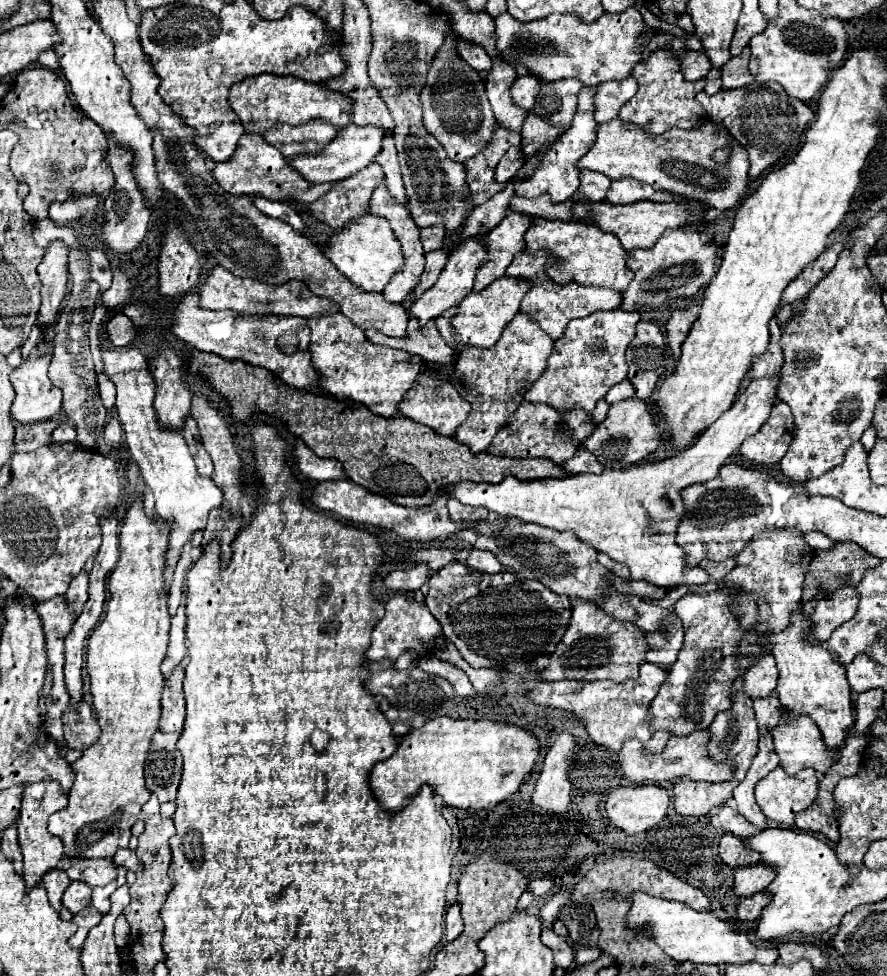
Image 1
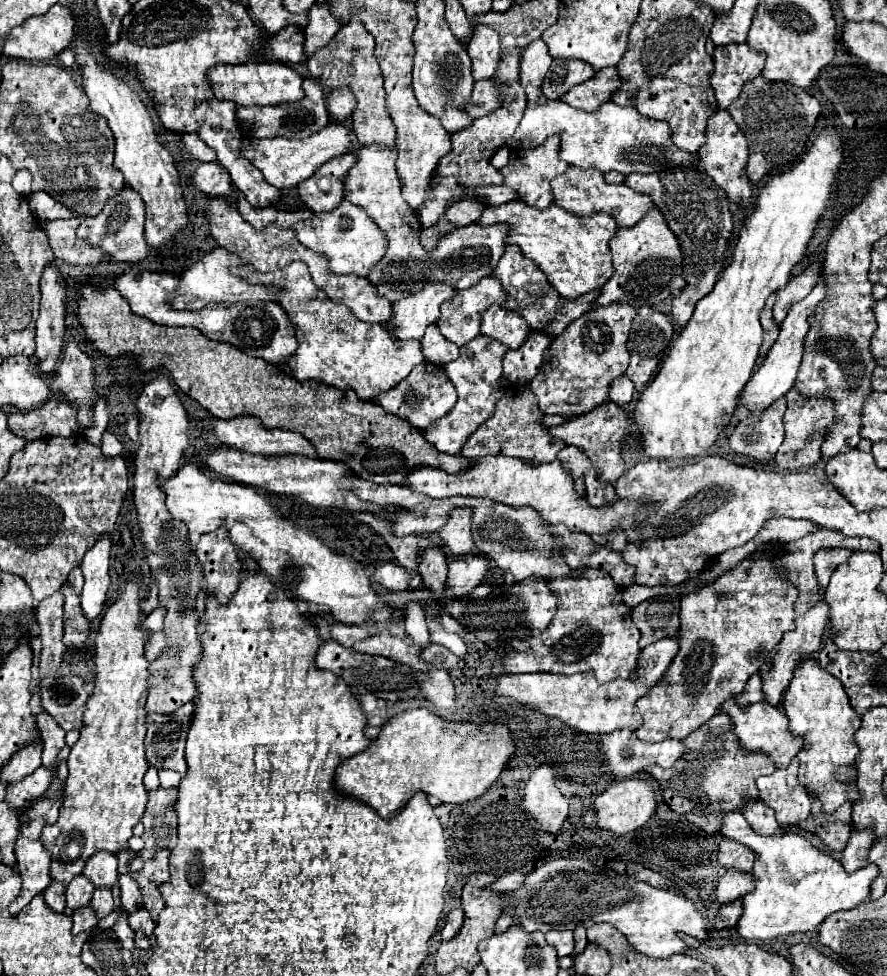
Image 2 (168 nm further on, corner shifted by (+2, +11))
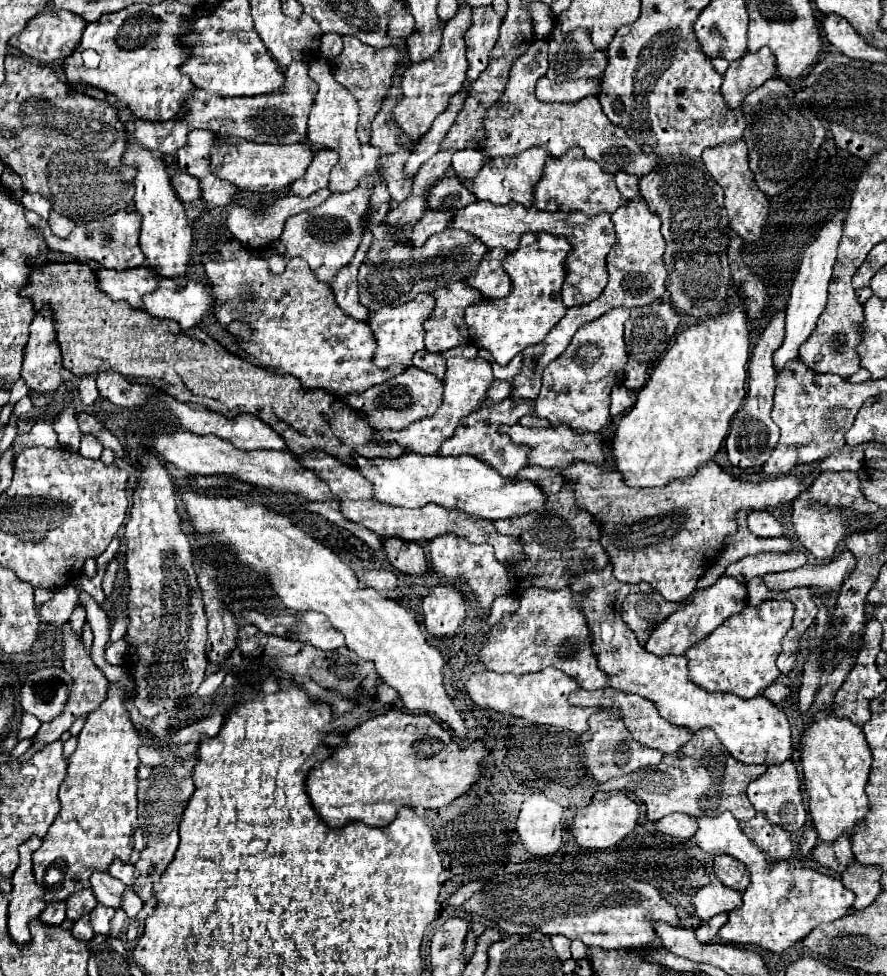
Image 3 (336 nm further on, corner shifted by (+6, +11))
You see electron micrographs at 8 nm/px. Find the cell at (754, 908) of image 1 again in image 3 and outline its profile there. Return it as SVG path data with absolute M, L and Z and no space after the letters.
M726 913L712 917L706 925L700 925L700 927L696 929L696 939L698 939L700 943L710 943L710 941L718 935L718 931L720 931L720 927L726 923L726 919L728 919Z

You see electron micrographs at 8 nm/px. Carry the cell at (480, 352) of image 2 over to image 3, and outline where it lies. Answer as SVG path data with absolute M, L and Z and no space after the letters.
M450 357L446 379L444 379L444 399L442 399L442 405L438 407L438 413L434 413L432 417L424 417L422 421L414 421L414 425L408 425L402 431L378 431L374 433L374 441L380 441L384 445L400 443L404 449L408 449L410 453L418 453L418 455L436 455L442 441L454 433L460 419L482 407L486 399L486 391L492 383L494 383L494 375L486 359Z

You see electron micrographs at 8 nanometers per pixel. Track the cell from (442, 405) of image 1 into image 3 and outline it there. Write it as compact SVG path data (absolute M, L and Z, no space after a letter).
M410 367L406 369L402 375L382 383L382 385L372 385L370 389L362 391L362 393L350 393L340 397L342 403L346 403L346 407L354 409L356 413L360 413L362 417L368 419L368 425L374 429L404 429L406 425L434 415L436 409L442 403L442 381L438 381L432 373L426 373L418 367Z

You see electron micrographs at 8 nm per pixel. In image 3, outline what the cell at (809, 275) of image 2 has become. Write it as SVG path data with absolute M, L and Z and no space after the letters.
M784 311L774 315L768 329L762 333L758 345L752 351L750 365L748 365L748 375L750 375L748 397L744 399L740 411L734 415L730 433L726 439L726 453L728 453L732 467L740 467L740 469L762 467L778 443L778 437L780 437L778 425L770 417L772 397L774 397L774 389L776 389L776 369L774 369L772 357L774 357L776 349L782 345L782 337L784 337Z

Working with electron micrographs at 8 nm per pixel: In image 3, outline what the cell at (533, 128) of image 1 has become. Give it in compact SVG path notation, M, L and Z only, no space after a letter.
M534 41L530 49L518 57L510 69L510 79L498 103L486 111L484 117L484 151L490 157L496 155L514 155L530 147L546 147L552 157L560 157L570 147L582 147L586 157L596 161L604 171L618 173L626 171L630 175L646 175L654 169L658 157L644 155L640 147L626 135L622 127L616 127L608 121L598 105L598 97L590 95L578 103L542 103L534 95L536 81L548 69L548 41Z

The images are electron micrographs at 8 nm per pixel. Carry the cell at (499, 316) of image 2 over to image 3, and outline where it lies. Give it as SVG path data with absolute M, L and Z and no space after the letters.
M524 233L520 245L514 253L504 257L502 269L510 277L510 295L502 299L484 299L478 305L466 309L466 325L470 331L470 341L492 353L498 365L506 365L516 353L542 341L550 329L566 315L562 303L562 283L566 277L566 257L572 245L558 235L548 233Z

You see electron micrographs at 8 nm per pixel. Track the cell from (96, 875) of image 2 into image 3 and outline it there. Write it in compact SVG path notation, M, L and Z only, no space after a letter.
M94 873L90 877L90 883L98 903L114 909L122 907L122 893L126 889L122 881L116 881L114 877L110 877L110 873Z

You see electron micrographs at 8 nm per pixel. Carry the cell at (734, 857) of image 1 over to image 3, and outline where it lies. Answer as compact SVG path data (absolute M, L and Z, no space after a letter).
M728 855L714 857L714 873L722 885L726 885L734 891L740 891L740 893L746 891L748 881L750 881L750 873L748 873L746 865Z

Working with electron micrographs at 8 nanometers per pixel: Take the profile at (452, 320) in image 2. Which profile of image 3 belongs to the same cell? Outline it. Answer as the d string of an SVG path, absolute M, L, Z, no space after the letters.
M456 281L456 283L434 289L432 295L434 295L436 303L434 303L434 309L432 309L430 317L426 319L426 325L424 325L424 331L426 331L424 345L426 345L426 349L430 353L442 353L442 351L448 351L456 345L468 343L468 331L466 331L466 323L464 323L464 309L468 305L474 305L474 303L482 301L484 299L482 293L472 289L466 281Z

